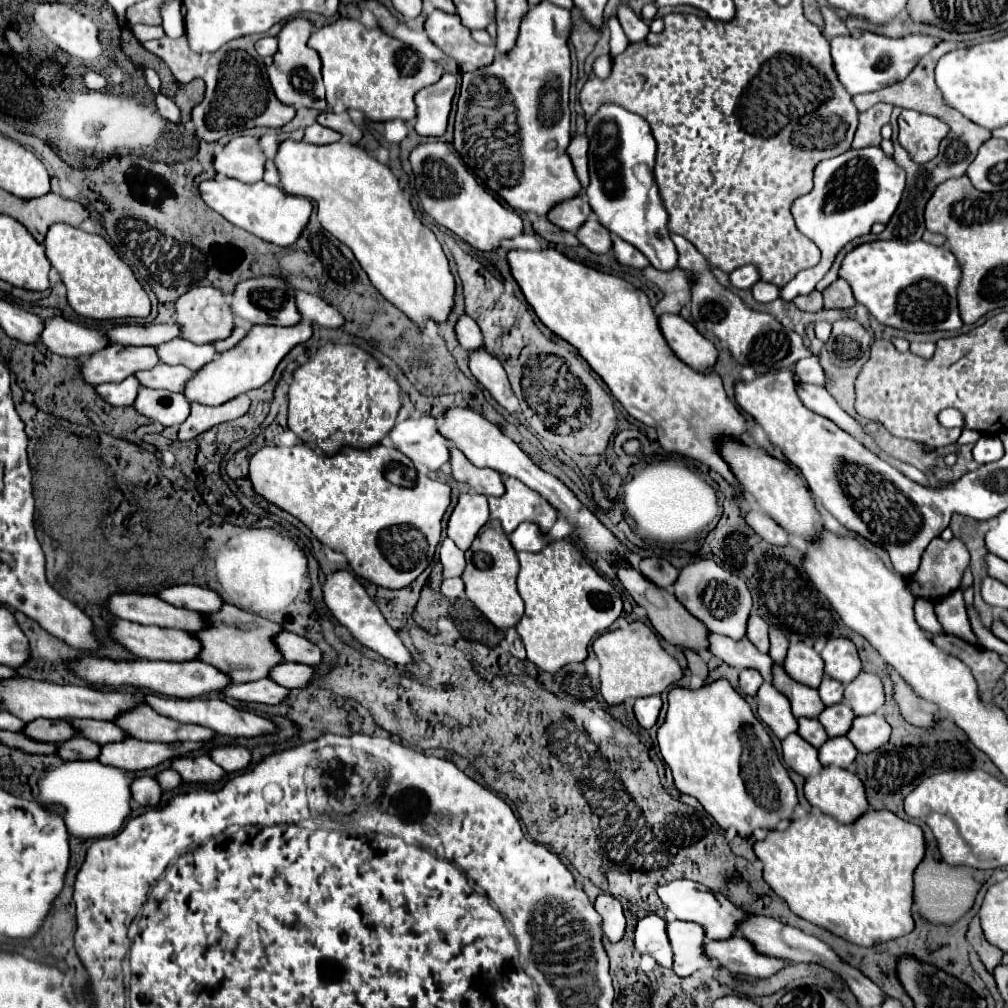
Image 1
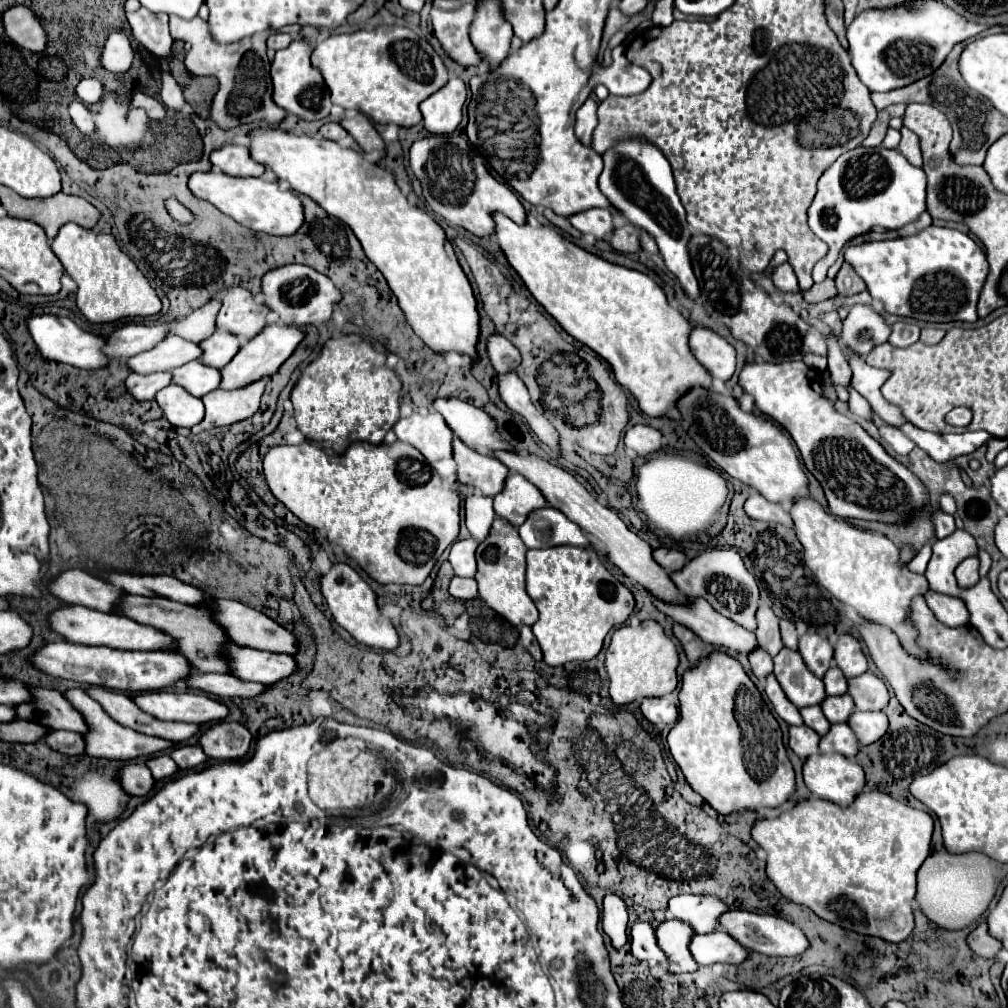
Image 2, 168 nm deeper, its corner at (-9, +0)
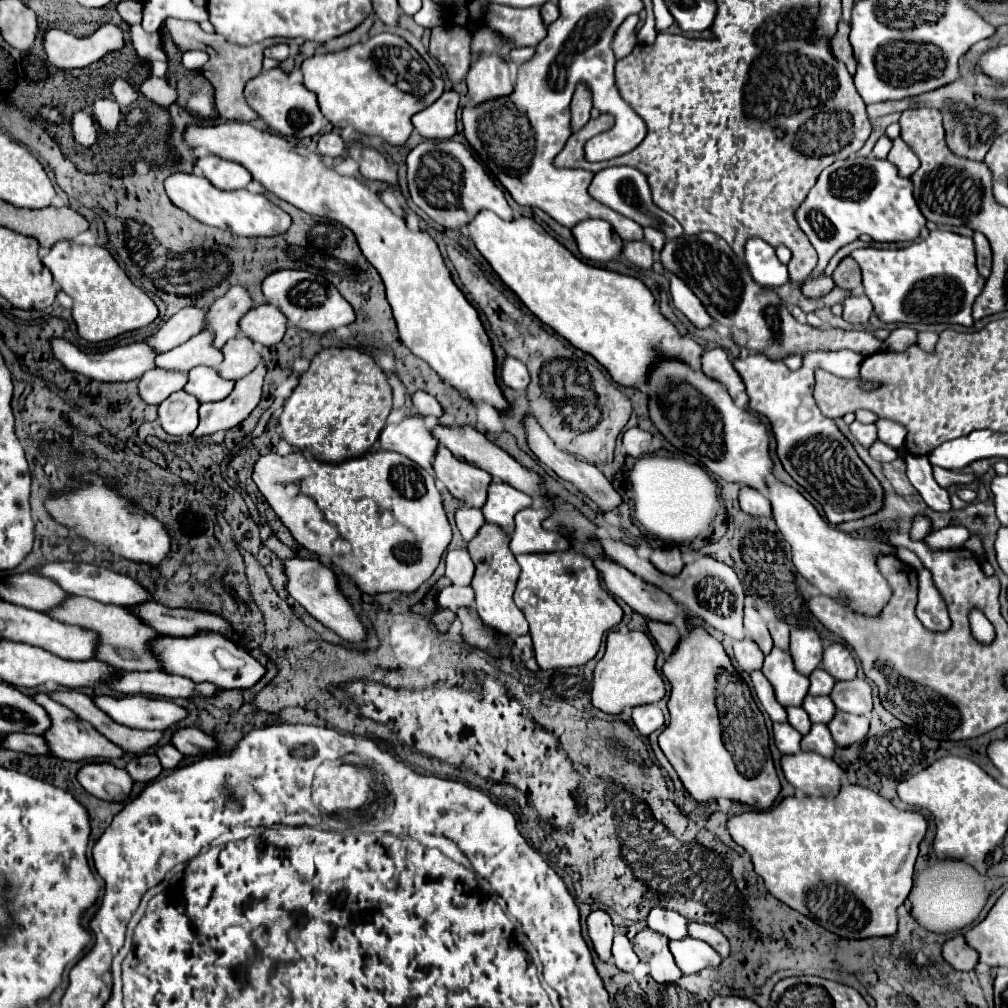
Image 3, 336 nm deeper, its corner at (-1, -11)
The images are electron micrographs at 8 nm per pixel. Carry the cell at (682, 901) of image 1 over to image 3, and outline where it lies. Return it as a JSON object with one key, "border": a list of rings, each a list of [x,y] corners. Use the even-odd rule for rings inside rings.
{"border":[[[653,908],[647,916],[647,926],[669,940],[681,940],[687,936],[687,918],[665,908]]]}

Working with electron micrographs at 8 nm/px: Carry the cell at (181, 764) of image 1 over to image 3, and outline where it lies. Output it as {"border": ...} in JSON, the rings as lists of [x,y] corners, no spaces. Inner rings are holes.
{"border":[[[165,744],[165,746],[157,748],[155,754],[157,754],[157,758],[161,760],[163,768],[175,768],[175,766],[181,762],[181,758],[183,758],[183,754],[181,754],[177,748],[173,748],[171,744]]]}

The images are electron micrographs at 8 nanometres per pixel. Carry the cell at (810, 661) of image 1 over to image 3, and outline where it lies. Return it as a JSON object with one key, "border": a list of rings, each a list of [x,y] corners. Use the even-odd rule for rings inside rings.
{"border":[[[805,626],[791,628],[789,652],[793,656],[797,672],[801,672],[803,676],[809,676],[821,664],[823,646],[817,630],[805,628]]]}

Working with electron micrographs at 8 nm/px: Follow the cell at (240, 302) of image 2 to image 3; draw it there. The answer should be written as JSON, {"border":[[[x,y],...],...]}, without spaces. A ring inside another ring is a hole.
{"border":[[[265,304],[247,312],[241,320],[241,334],[251,338],[255,344],[275,346],[283,340],[287,330],[287,318],[277,306]]]}

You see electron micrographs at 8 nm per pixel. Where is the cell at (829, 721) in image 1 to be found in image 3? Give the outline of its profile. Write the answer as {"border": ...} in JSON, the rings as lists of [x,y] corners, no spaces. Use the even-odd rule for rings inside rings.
{"border":[[[805,696],[803,710],[809,714],[811,722],[823,722],[827,724],[835,714],[835,704],[829,696]]]}

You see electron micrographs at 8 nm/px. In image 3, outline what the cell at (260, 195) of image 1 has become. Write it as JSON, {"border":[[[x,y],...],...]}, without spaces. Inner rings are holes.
{"border":[[[175,172],[171,174],[165,182],[165,192],[169,200],[185,210],[189,216],[197,218],[203,224],[215,226],[215,228],[229,228],[237,236],[275,236],[283,234],[285,228],[291,226],[289,214],[285,214],[279,206],[269,202],[263,194],[254,192],[243,192],[243,190],[219,190],[215,188],[207,178],[195,176],[195,174],[185,174],[185,172]]]}

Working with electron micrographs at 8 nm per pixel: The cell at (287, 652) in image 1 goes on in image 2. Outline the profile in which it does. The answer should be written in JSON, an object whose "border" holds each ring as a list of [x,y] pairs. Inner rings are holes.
{"border":[[[207,599],[205,603],[215,605],[217,623],[225,629],[225,633],[231,641],[237,641],[237,645],[271,651],[271,653],[285,653],[285,655],[295,655],[299,651],[295,635],[289,629],[285,629],[283,625],[279,625],[277,621],[273,621],[271,617],[267,617],[265,613],[251,609],[251,607],[243,605],[241,601],[229,601],[229,599]]]}

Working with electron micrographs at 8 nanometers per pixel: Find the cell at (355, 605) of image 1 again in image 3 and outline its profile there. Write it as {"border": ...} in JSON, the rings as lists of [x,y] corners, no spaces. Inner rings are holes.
{"border":[[[299,556],[285,560],[283,566],[285,566],[285,576],[287,576],[289,596],[293,596],[313,618],[317,618],[321,624],[337,632],[347,642],[361,642],[365,638],[363,624],[359,622],[355,610],[337,588],[337,578],[327,566],[323,566],[319,560],[305,560]]]}

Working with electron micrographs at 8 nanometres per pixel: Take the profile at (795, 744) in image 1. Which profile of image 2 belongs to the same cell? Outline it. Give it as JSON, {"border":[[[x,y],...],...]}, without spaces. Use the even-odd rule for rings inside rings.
{"border":[[[807,725],[789,727],[789,747],[801,761],[805,761],[807,757],[819,755],[819,739],[821,737]]]}

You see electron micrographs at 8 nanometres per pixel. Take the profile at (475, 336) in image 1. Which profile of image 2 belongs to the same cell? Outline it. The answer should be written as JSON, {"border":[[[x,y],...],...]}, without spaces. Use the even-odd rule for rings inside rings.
{"border":[[[493,333],[487,339],[487,355],[489,355],[489,361],[497,373],[515,371],[521,361],[519,351],[505,337],[501,337],[497,333]]]}

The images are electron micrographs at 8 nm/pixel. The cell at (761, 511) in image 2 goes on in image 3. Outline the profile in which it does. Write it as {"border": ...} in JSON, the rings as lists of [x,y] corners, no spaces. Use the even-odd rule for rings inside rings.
{"border":[[[741,486],[739,490],[739,504],[741,510],[753,516],[771,516],[771,502],[755,488]]]}

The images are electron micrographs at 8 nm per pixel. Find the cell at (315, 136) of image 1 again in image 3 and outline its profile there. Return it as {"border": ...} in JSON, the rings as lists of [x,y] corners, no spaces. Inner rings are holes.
{"border":[[[327,132],[319,138],[319,152],[325,154],[325,156],[335,156],[339,158],[345,150],[345,142],[341,140],[341,136],[337,132]]]}

